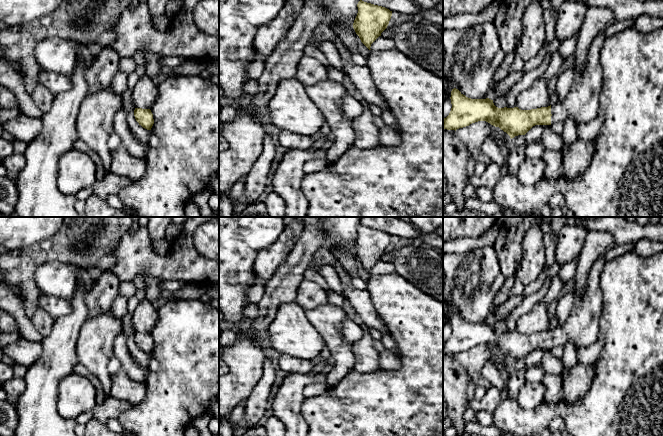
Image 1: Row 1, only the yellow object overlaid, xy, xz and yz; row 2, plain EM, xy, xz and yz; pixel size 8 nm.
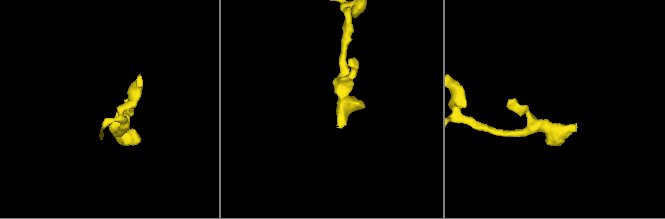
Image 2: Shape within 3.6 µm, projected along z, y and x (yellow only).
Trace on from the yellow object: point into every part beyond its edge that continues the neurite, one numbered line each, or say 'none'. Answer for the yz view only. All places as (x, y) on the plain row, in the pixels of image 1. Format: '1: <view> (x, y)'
1: yz (581, 327)

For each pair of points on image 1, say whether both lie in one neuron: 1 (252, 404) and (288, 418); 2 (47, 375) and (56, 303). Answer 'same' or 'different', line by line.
1: different
2: different

